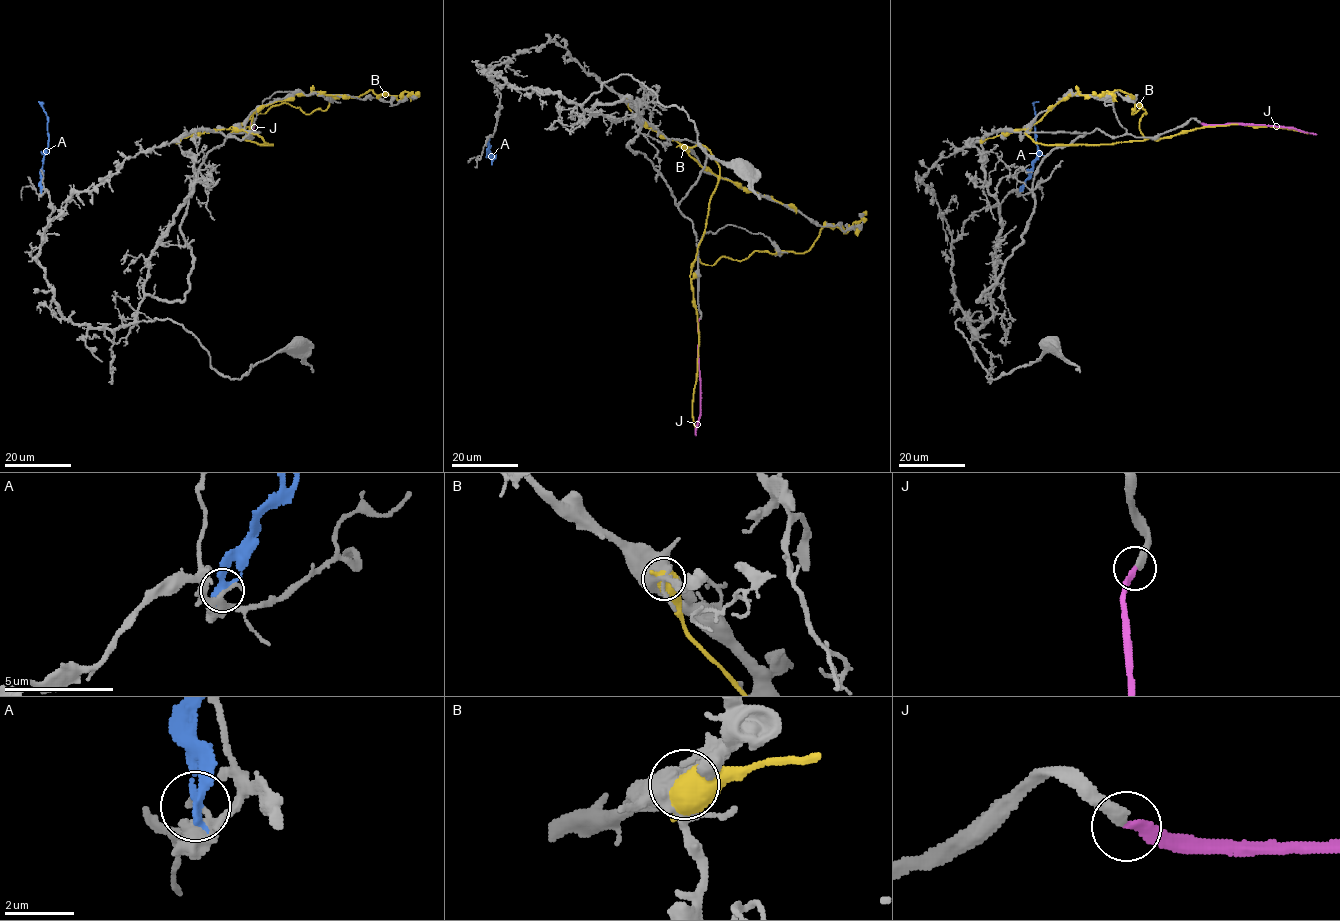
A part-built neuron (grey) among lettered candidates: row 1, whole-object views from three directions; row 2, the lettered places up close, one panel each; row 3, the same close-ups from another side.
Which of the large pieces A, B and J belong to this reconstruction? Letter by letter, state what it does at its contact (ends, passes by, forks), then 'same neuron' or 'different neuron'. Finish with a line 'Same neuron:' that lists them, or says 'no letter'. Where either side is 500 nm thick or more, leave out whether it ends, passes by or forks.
A: it ends there; different neuron
B: different neuron
J: it ends there; same neuron
Same neuron: J

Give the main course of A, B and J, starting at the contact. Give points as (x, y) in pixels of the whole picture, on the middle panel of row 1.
A: (488, 138), (487, 150), (495, 155), (488, 153), (486, 158)
B: (625, 99), (648, 128), (702, 144), (718, 165), (692, 263), (806, 252), (824, 227), (846, 232), (866, 211)
J: (699, 319), (700, 414), (696, 435)

